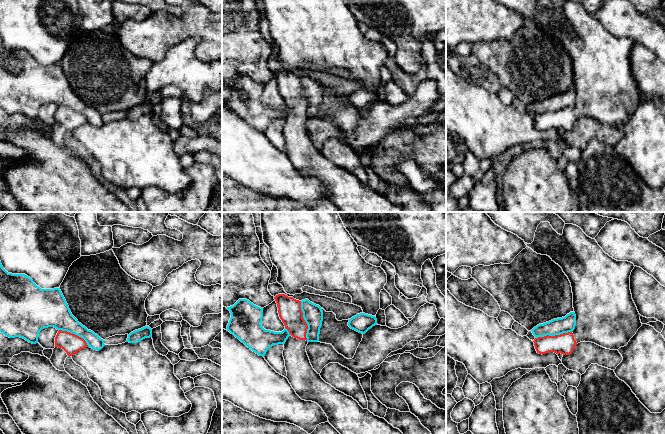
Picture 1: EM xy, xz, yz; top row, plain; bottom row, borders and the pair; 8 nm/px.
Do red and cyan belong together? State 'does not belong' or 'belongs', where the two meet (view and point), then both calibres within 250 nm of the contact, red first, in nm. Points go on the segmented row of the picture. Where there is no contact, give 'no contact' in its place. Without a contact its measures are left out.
does not belong; meets red in xz at (304, 321); 190 nm thick on the red side, 160 nm on the other

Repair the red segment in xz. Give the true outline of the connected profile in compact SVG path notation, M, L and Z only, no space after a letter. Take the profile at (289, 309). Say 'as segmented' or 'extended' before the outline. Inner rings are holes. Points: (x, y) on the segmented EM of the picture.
extended | M278 294L274 299L277 303L279 317L290 333L284 344L283 357L287 371L286 378L296 394L302 400L317 403L328 417L329 423L340 434L403 434L384 418L375 416L368 409L363 409L352 397L336 390L321 378L320 374L313 369L306 352L308 325L303 318L301 301L285 294Z

